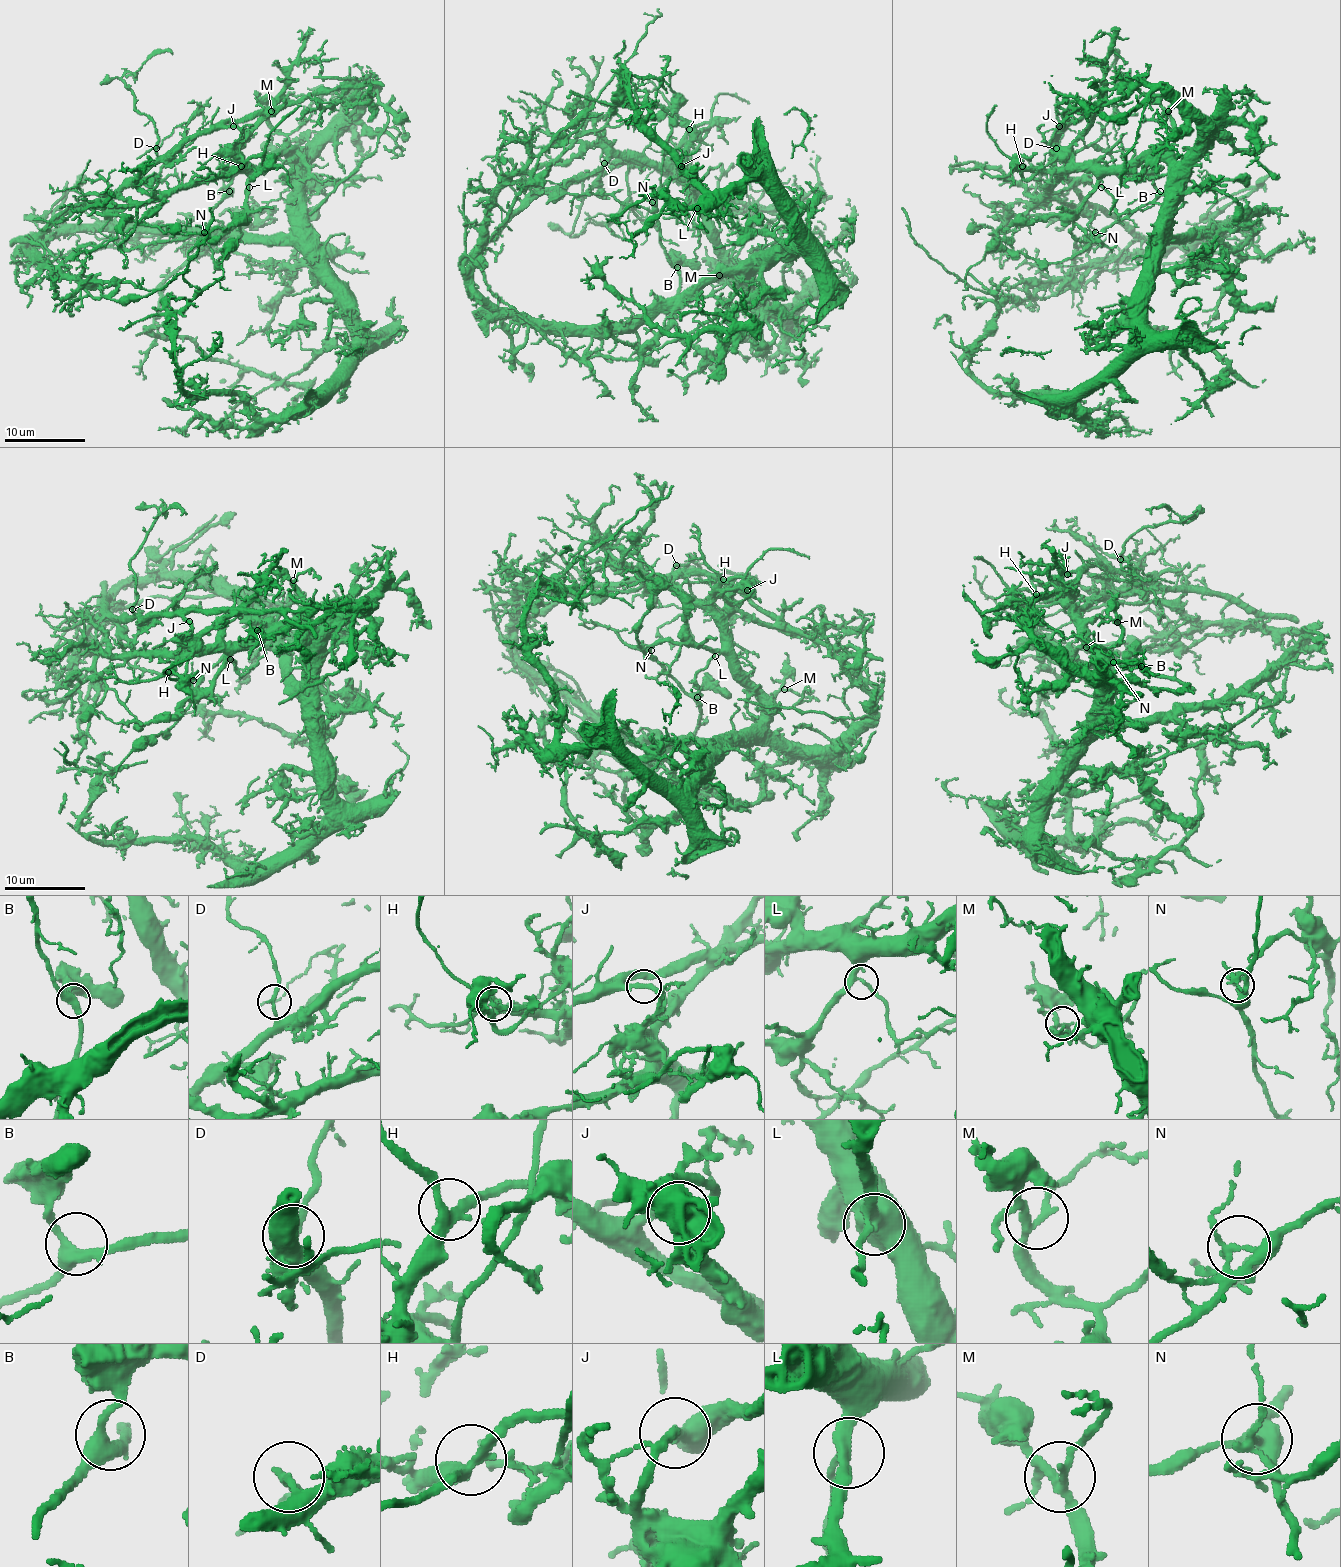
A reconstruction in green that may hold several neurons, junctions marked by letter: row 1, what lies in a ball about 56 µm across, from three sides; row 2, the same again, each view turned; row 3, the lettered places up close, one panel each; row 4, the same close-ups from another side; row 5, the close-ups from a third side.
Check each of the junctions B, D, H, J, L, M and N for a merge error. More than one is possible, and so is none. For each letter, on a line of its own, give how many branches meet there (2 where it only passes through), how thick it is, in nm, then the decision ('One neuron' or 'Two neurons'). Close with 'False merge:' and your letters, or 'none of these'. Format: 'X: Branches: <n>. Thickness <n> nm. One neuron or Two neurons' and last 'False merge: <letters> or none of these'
B: Branches: 3. Thickness 360 nm. One neuron
D: Branches: 2. Thickness 220 nm. One neuron
H: Branches: 4. Thickness 280 nm. One neuron
J: Branches: 2. Thickness 280 nm. Two neurons
L: Branches: 3. Thickness 240 nm. One neuron
M: Branches: 3. Thickness 220 nm. One neuron
N: Branches: 3. Thickness 240 nm. Two neurons
False merge: J, N

